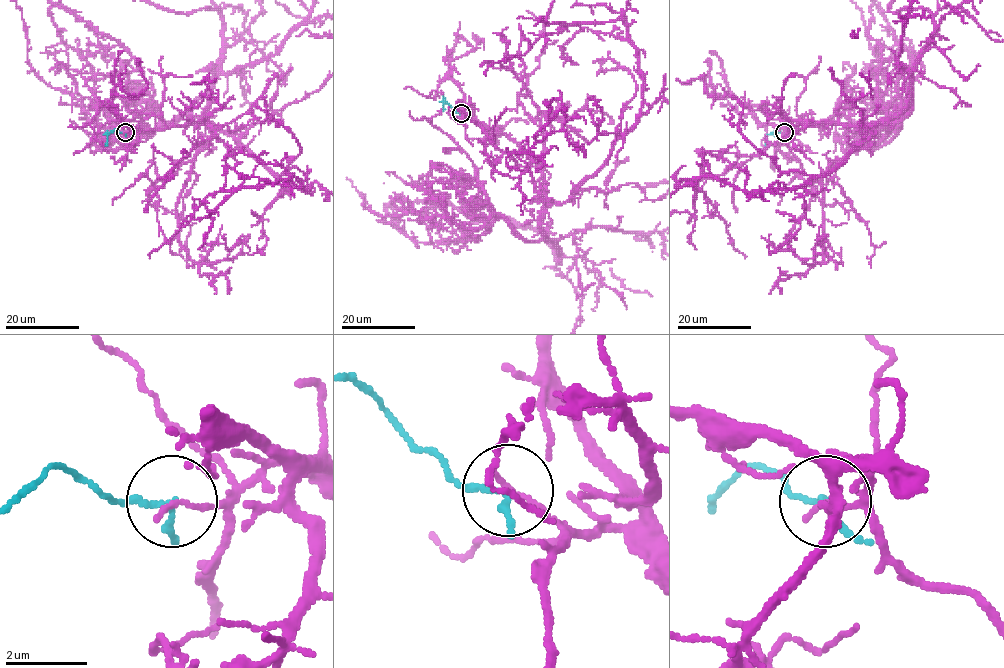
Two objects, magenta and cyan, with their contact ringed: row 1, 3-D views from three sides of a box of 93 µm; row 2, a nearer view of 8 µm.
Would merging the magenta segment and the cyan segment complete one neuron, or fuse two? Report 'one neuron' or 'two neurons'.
two neurons

